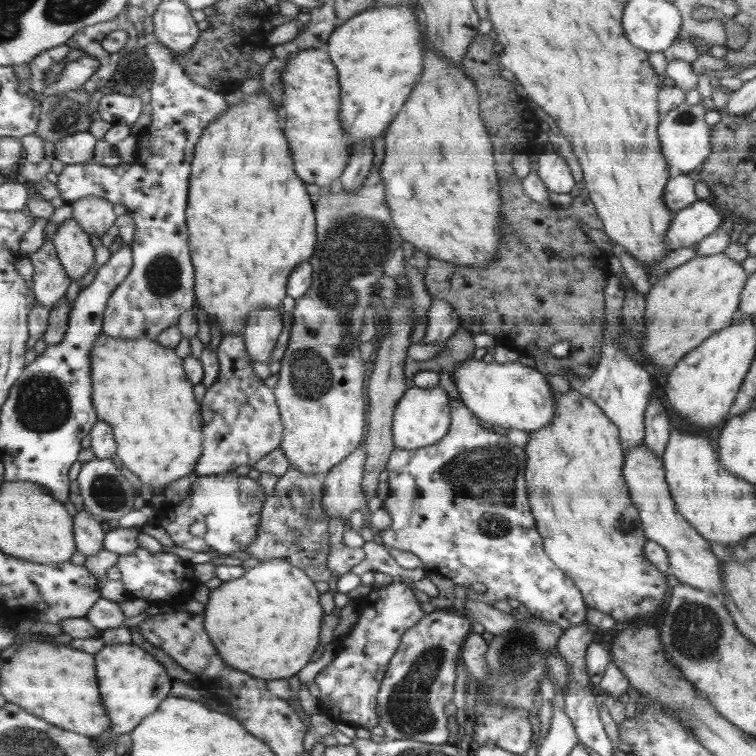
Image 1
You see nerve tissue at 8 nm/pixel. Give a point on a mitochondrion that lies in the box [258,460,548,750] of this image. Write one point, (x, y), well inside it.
(409, 709)

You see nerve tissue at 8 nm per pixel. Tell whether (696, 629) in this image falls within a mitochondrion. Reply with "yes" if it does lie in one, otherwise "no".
yes

